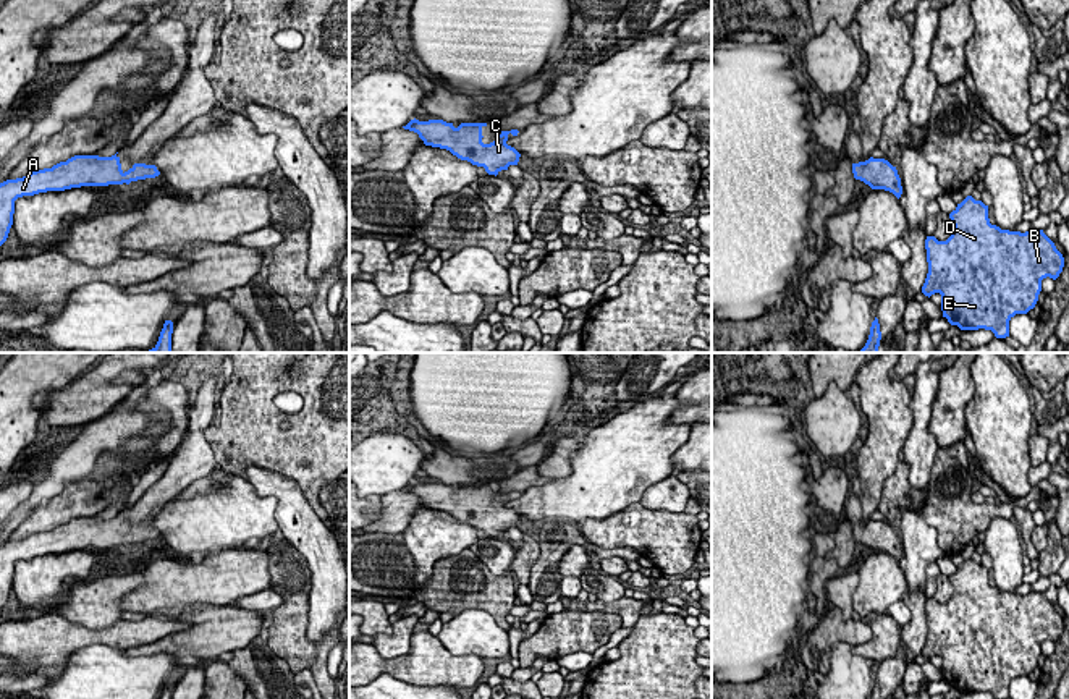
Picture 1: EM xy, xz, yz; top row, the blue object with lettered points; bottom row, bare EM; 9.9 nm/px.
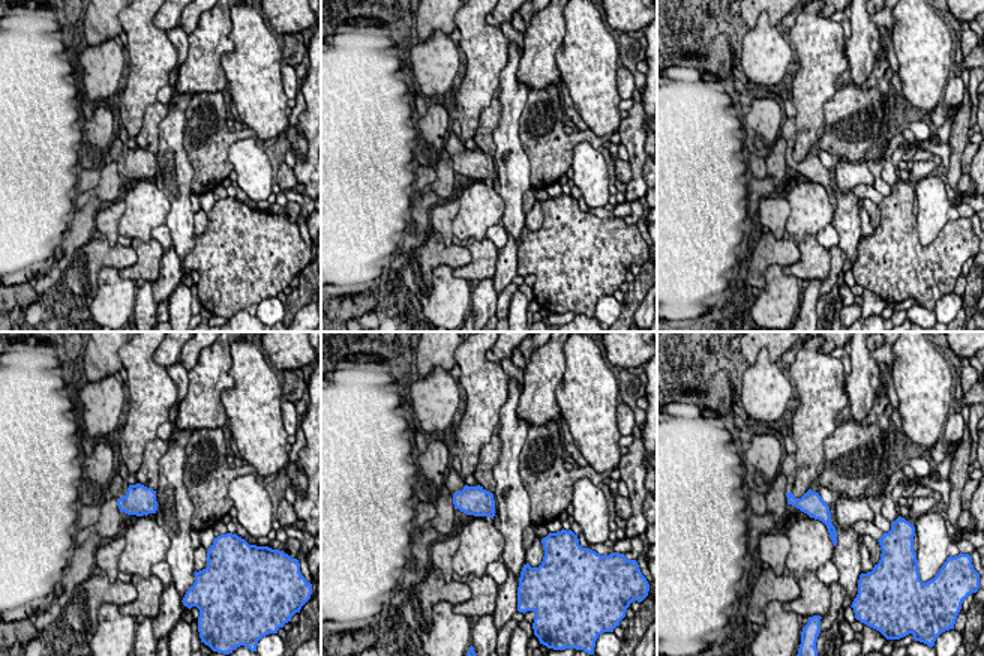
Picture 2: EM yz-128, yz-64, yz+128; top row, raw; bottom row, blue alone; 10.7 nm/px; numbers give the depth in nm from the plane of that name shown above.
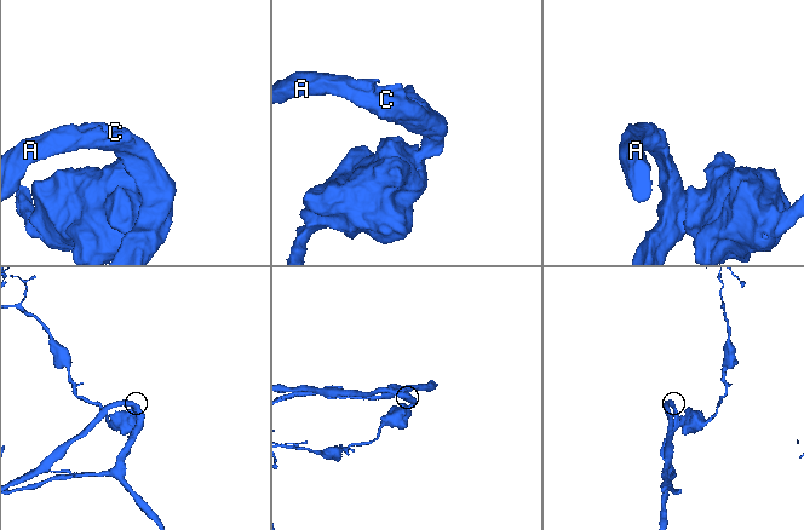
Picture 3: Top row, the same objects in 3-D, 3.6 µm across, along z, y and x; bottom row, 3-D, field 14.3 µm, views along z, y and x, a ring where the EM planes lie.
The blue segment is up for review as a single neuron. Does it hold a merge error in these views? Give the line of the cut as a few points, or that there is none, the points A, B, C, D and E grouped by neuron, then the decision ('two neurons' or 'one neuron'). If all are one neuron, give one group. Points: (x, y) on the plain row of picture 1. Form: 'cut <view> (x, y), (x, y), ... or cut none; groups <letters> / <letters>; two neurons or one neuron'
cut none; groups A B C D E; one neuron

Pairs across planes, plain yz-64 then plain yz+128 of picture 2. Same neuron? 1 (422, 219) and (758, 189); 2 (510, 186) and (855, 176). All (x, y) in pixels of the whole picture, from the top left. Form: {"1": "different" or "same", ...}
{"1": "same", "2": "same"}

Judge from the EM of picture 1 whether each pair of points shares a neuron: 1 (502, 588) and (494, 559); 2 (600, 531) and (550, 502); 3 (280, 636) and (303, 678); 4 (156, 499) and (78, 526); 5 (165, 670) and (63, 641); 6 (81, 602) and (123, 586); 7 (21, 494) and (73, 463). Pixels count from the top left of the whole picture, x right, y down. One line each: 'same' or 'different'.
1: different
2: different
3: different
4: same
5: different
6: same
7: different

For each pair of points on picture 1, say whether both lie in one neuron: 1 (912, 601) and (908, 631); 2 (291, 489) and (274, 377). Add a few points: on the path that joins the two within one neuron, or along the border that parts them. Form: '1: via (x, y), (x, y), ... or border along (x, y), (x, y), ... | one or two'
1: via (916, 609), (916, 623) | one
2: border along (254, 466), (274, 470), (291, 478), (312, 510) | two

